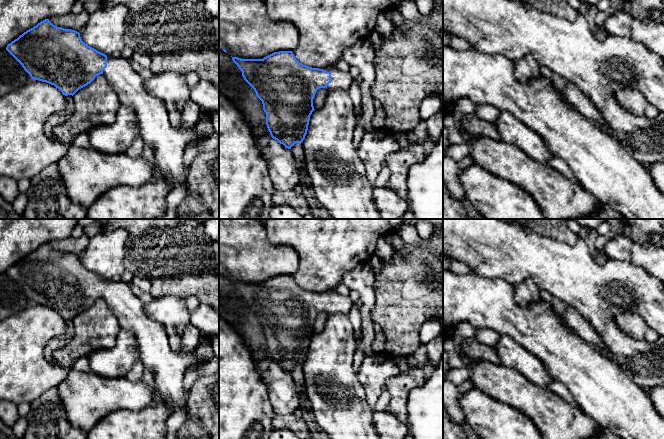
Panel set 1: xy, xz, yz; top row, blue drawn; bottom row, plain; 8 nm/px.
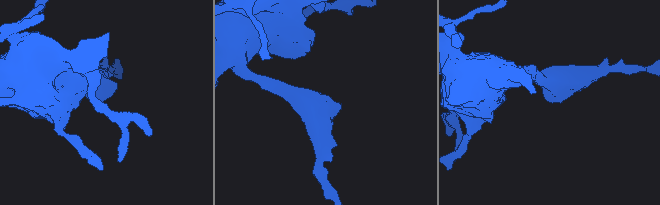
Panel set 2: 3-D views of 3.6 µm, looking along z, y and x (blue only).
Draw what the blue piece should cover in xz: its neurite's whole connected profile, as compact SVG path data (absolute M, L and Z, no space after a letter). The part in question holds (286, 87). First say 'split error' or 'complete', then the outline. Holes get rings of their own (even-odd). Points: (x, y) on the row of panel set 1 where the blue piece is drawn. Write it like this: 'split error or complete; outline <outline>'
split error; outline M292 51L274 52L263 59L241 59L232 57L244 80L254 89L262 101L266 113L266 125L273 139L291 149L295 143L302 143L307 134L310 116L315 110L313 99L318 89L349 91L353 76L338 70L335 66L324 69L312 68L300 63Z

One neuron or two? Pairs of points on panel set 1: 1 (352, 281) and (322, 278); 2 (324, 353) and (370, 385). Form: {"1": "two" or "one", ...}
{"1": "two", "2": "two"}

